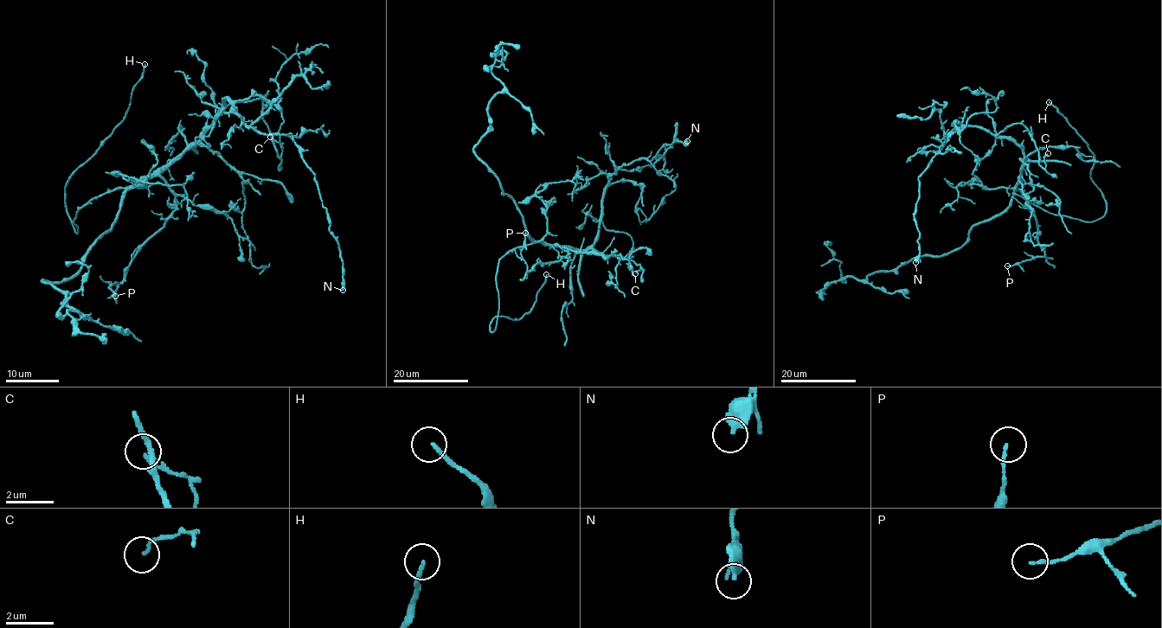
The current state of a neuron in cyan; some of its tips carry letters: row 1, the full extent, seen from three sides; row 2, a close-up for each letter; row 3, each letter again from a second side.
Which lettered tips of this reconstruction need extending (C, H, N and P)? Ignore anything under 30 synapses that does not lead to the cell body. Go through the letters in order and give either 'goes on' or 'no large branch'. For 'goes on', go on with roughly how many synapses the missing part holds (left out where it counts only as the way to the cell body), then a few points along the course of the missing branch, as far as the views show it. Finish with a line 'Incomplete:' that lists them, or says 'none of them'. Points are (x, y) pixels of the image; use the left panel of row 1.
C: no large branch
H: goes on
N: no large branch
P: no large branch
Incomplete: H

